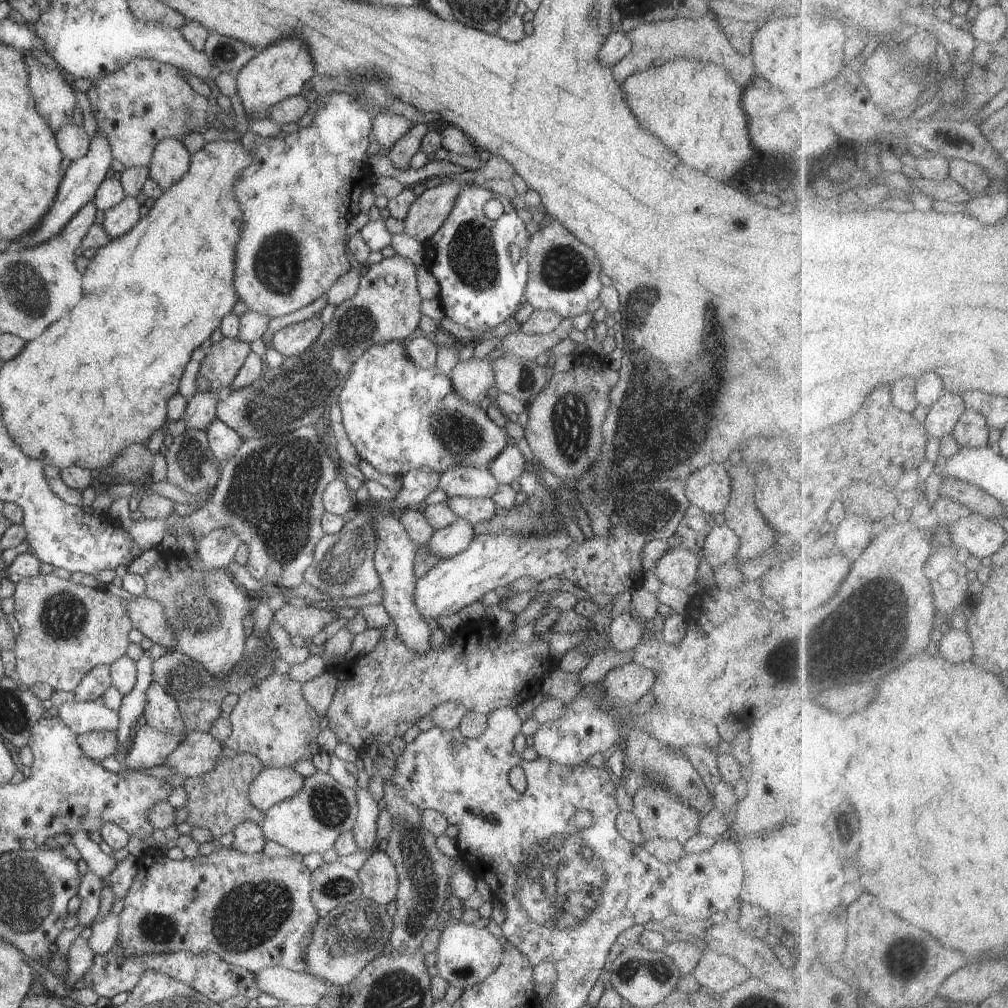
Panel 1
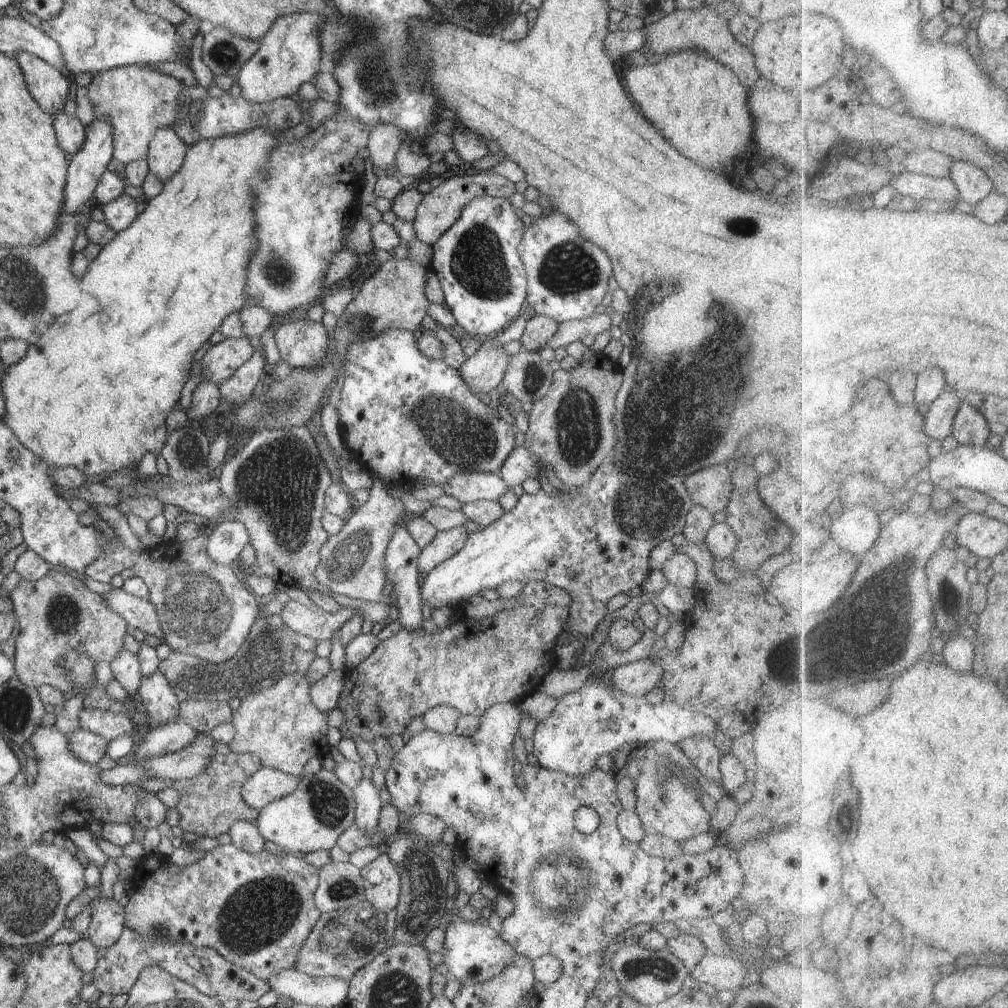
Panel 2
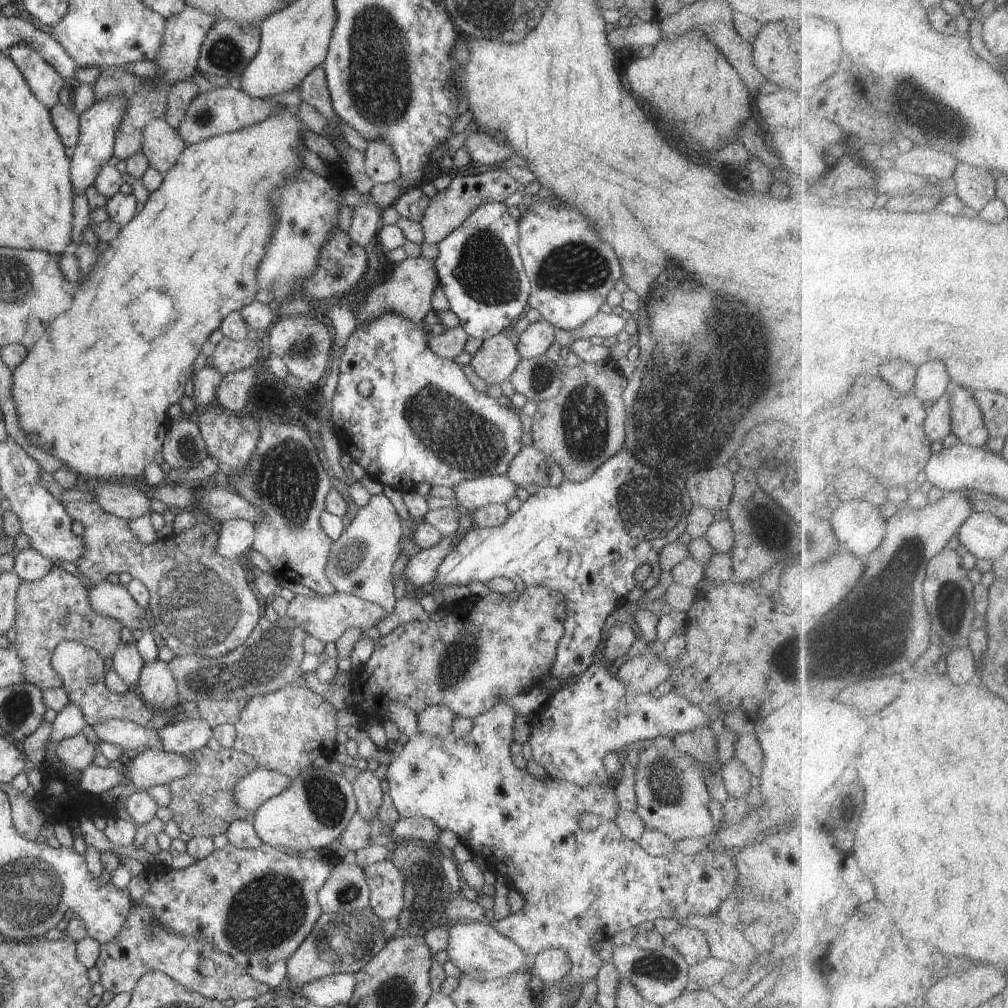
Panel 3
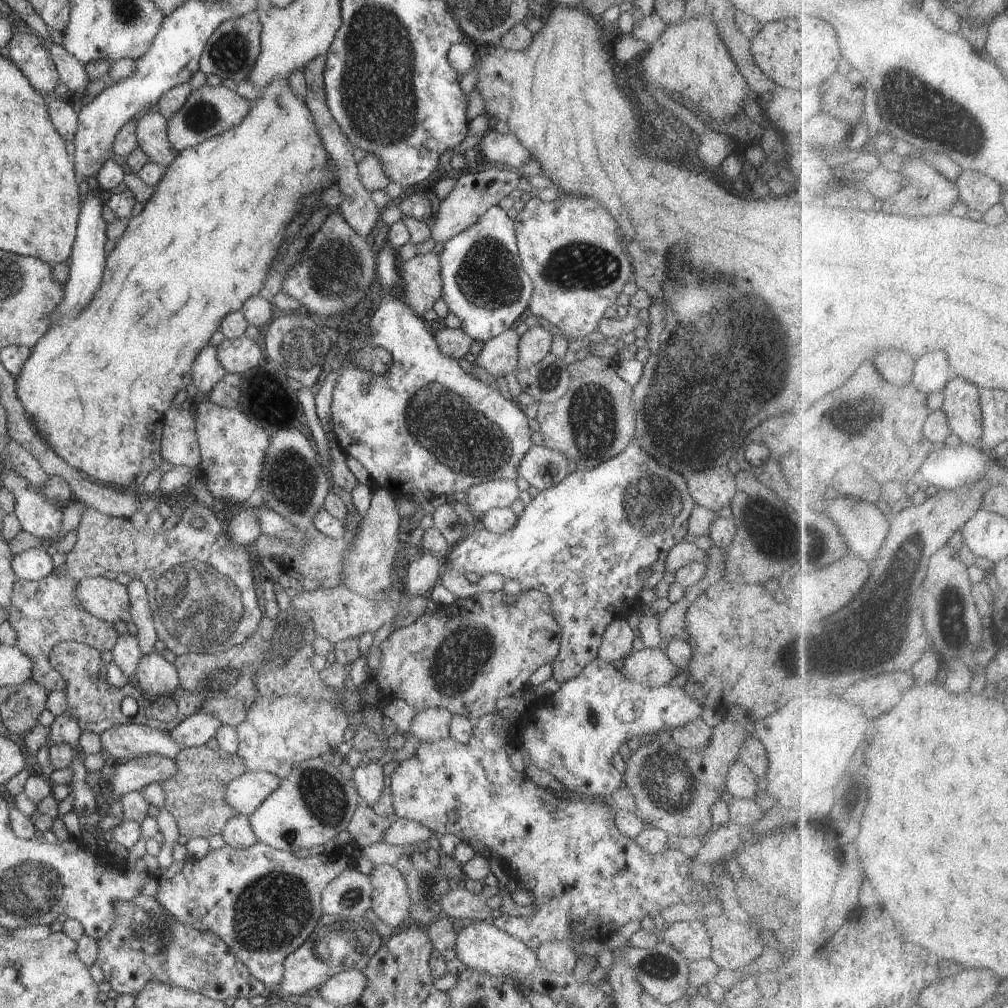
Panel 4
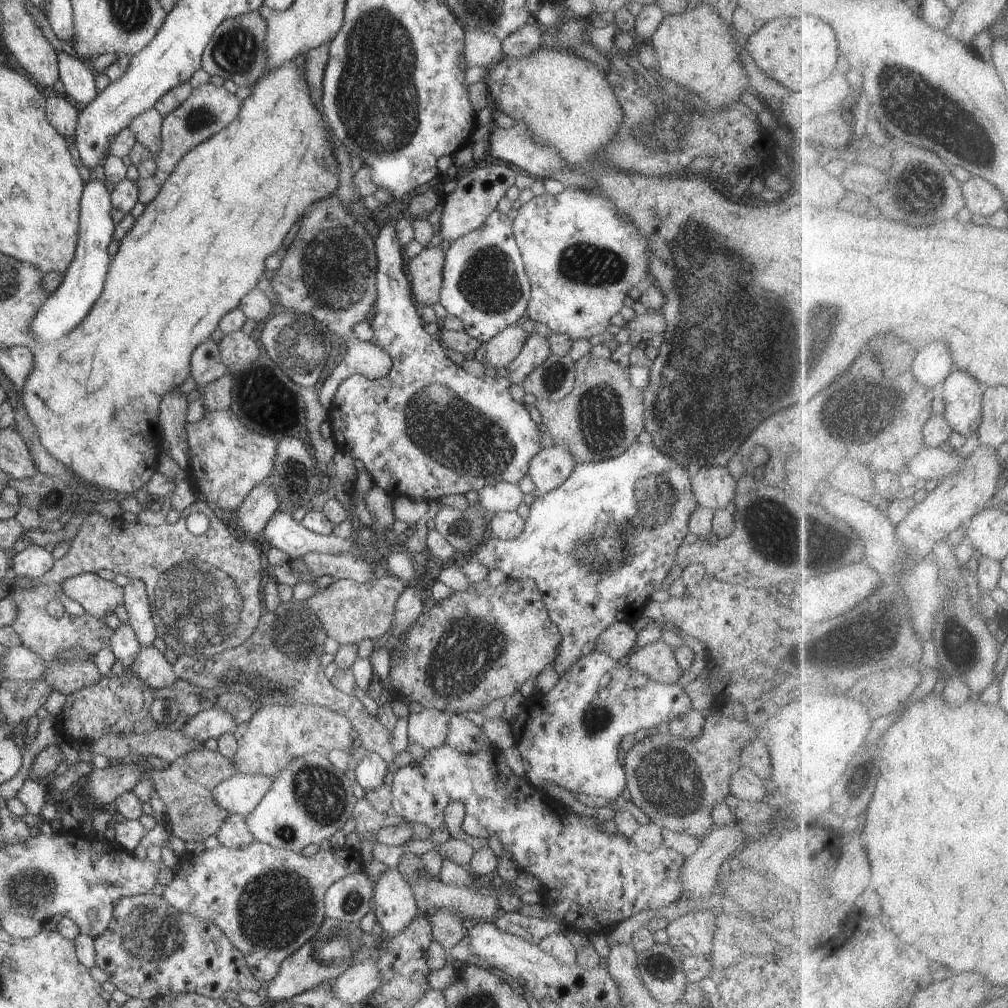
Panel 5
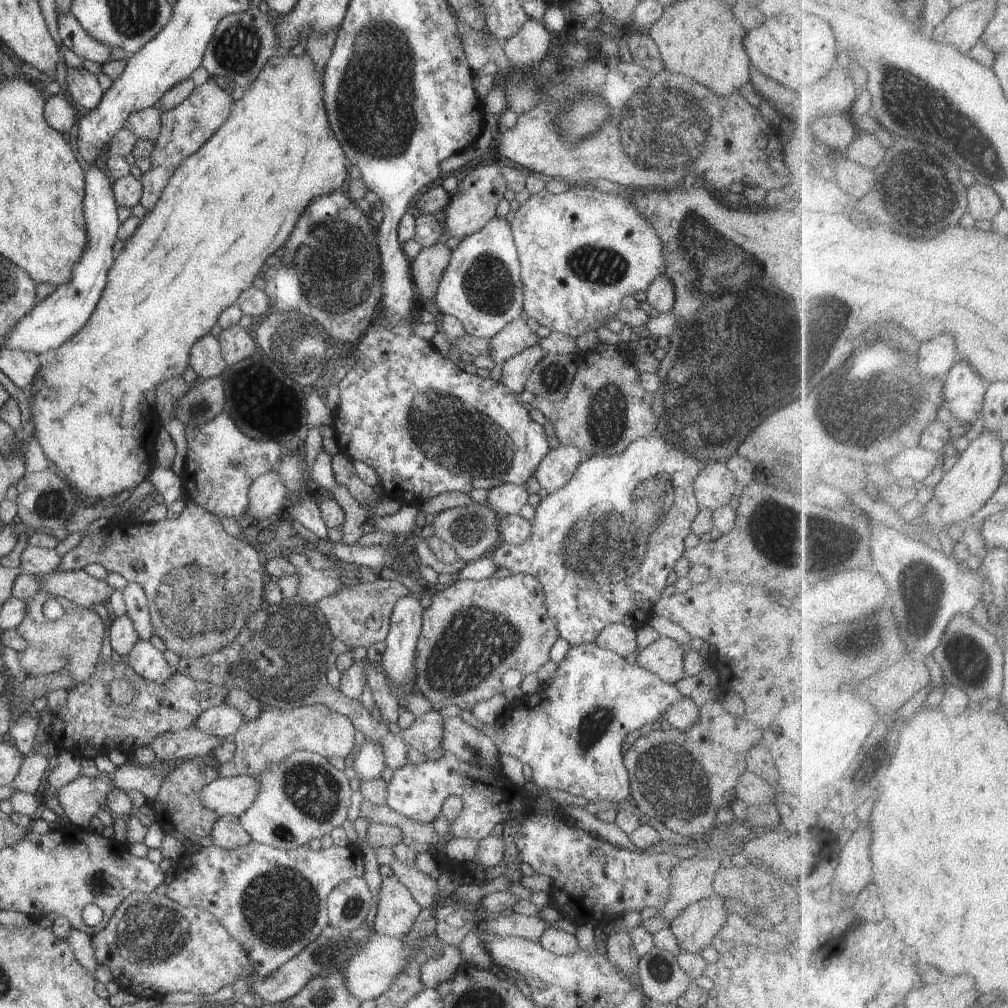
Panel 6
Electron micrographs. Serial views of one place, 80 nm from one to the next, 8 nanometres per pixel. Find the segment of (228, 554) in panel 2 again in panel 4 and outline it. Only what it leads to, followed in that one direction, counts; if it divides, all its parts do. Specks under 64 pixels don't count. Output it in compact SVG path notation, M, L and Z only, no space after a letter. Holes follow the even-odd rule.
M248 506L242 512L234 515L226 532L234 547L244 548L249 548L248 544L252 544L260 533L262 533L261 526L252 506Z

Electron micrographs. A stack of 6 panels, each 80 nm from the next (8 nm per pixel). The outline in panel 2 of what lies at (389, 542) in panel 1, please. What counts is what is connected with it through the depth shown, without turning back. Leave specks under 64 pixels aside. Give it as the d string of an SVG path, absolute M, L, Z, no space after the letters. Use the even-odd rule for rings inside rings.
M405 523L396 526L394 534L392 534L392 540L388 544L388 550L386 550L386 558L384 558L384 572L386 572L386 578L394 584L394 596L396 596L396 606L398 606L398 620L402 624L401 628L406 630L422 630L422 622L424 622L422 614L422 600L420 595L420 583L422 578L418 574L418 558L421 552L421 548L418 547L412 536L407 532Z

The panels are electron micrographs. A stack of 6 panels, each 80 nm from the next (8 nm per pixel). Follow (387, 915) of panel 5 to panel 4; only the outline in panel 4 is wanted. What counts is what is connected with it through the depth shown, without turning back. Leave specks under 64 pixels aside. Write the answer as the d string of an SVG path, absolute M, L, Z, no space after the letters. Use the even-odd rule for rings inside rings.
M376 865L369 875L374 886L371 908L385 923L404 925L411 907L409 886L394 865Z

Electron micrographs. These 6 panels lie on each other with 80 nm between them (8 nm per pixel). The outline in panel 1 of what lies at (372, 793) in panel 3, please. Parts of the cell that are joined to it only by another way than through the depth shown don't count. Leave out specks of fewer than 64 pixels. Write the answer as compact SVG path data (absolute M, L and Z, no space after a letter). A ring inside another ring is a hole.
M369 788L355 789L358 800L358 817L353 830L357 850L374 850L377 845L377 821L380 815L378 802L374 800Z

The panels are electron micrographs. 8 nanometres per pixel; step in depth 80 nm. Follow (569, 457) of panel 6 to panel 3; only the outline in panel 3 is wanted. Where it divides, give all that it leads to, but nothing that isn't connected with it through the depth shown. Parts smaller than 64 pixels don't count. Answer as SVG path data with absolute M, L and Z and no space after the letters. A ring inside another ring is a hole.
M530 446L523 448L511 460L505 476L517 487L526 488L528 485L536 484L538 487L558 487L565 482L560 466L551 458L546 457L540 450Z

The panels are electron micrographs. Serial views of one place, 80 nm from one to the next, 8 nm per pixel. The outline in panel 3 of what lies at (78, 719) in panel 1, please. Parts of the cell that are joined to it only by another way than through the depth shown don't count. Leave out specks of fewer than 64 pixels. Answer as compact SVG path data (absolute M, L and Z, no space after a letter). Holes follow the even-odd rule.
M109 719L93 726L100 742L117 745L126 752L140 753L146 749L163 750L161 738L154 729L138 726L123 719Z

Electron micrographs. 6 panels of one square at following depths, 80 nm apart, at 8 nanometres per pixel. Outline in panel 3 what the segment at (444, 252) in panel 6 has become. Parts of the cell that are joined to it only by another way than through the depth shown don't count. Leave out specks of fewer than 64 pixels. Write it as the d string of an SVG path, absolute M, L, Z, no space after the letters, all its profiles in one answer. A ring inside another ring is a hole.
M406 258L402 262L393 264L393 272L388 278L376 286L372 286L364 298L364 302L354 310L353 316L357 327L366 327L369 323L380 318L385 313L396 314L412 323L422 325L428 312L432 311L431 298L438 283L438 276L434 269L434 261L424 258Z

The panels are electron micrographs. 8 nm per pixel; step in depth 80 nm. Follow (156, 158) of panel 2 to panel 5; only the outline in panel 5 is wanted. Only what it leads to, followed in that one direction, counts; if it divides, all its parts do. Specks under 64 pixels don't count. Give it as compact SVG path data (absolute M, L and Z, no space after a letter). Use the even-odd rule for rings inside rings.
M154 108L138 115L128 126L135 139L156 158L161 149L163 116Z

